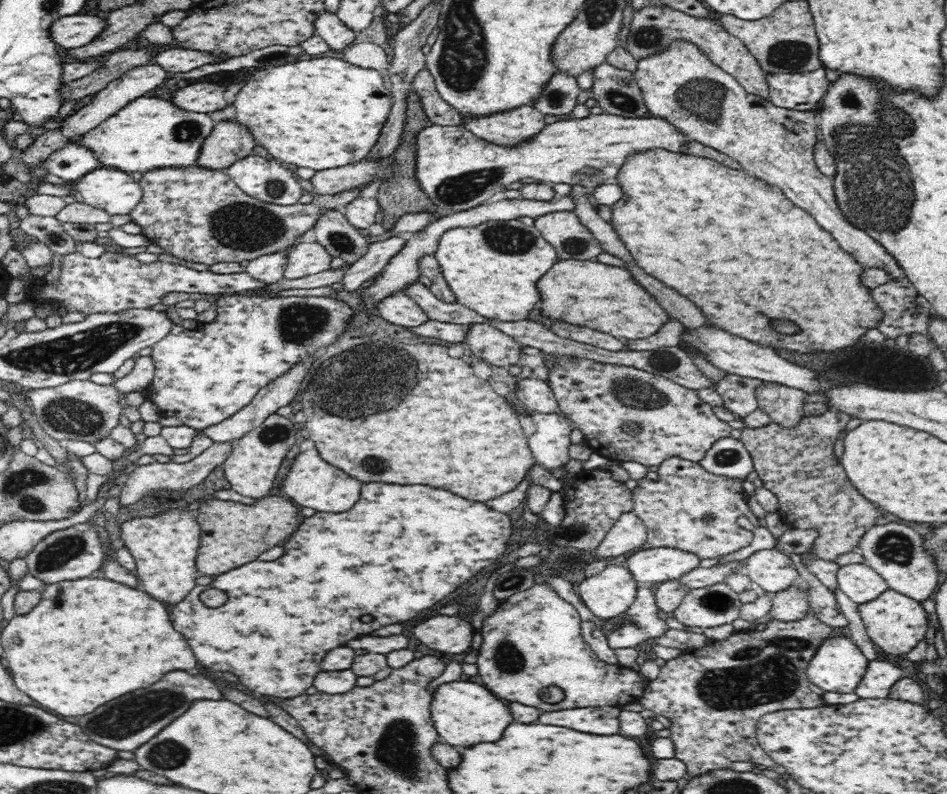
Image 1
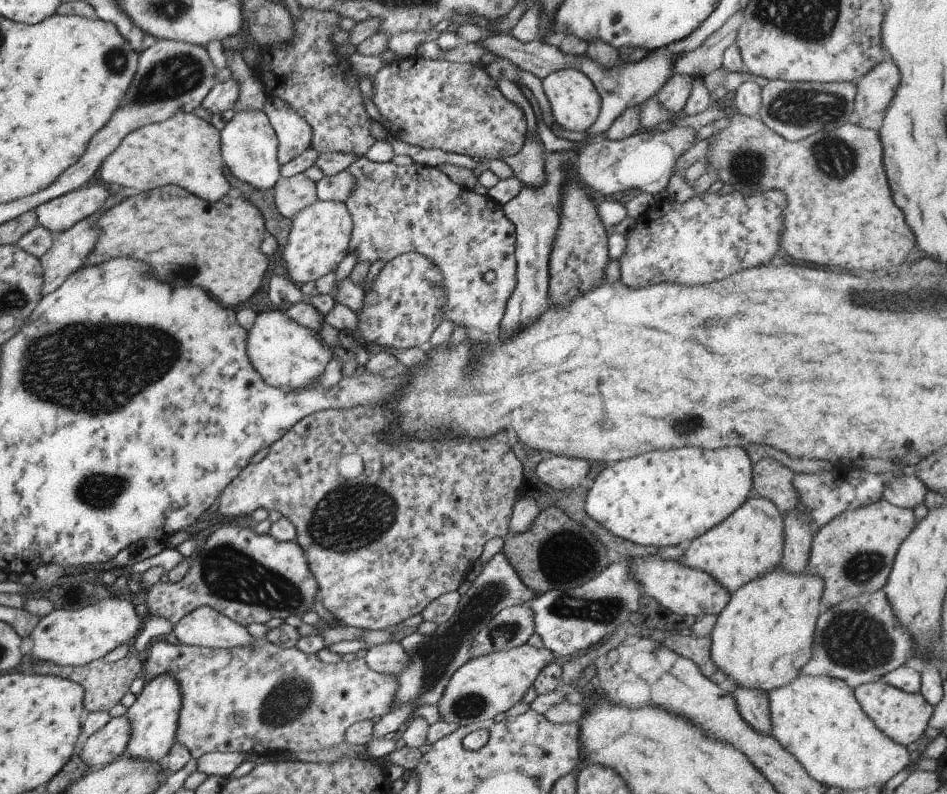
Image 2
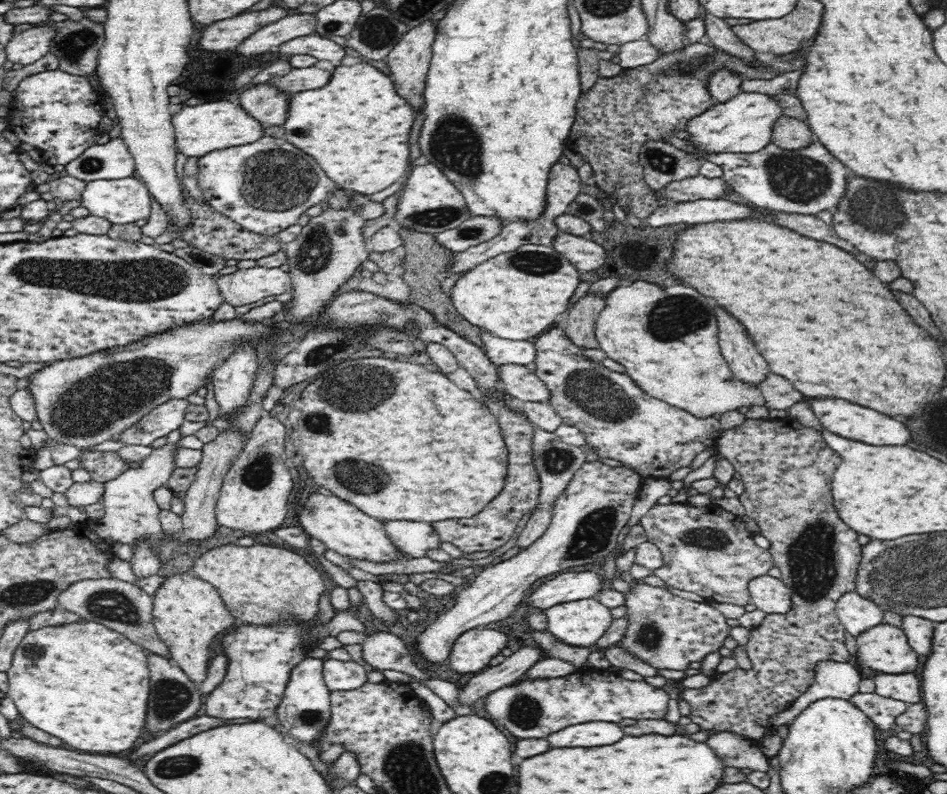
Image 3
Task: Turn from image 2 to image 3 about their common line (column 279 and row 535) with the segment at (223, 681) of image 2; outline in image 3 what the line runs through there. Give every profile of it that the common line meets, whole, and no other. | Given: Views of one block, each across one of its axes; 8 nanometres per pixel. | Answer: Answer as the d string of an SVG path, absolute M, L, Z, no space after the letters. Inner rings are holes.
M686 503L654 505L642 518L640 525L650 541L663 556L664 566L654 570L671 588L686 590L706 600L720 604L745 607L751 603L749 582L766 576L774 568L769 549L756 545L742 518L712 505L690 507Z

